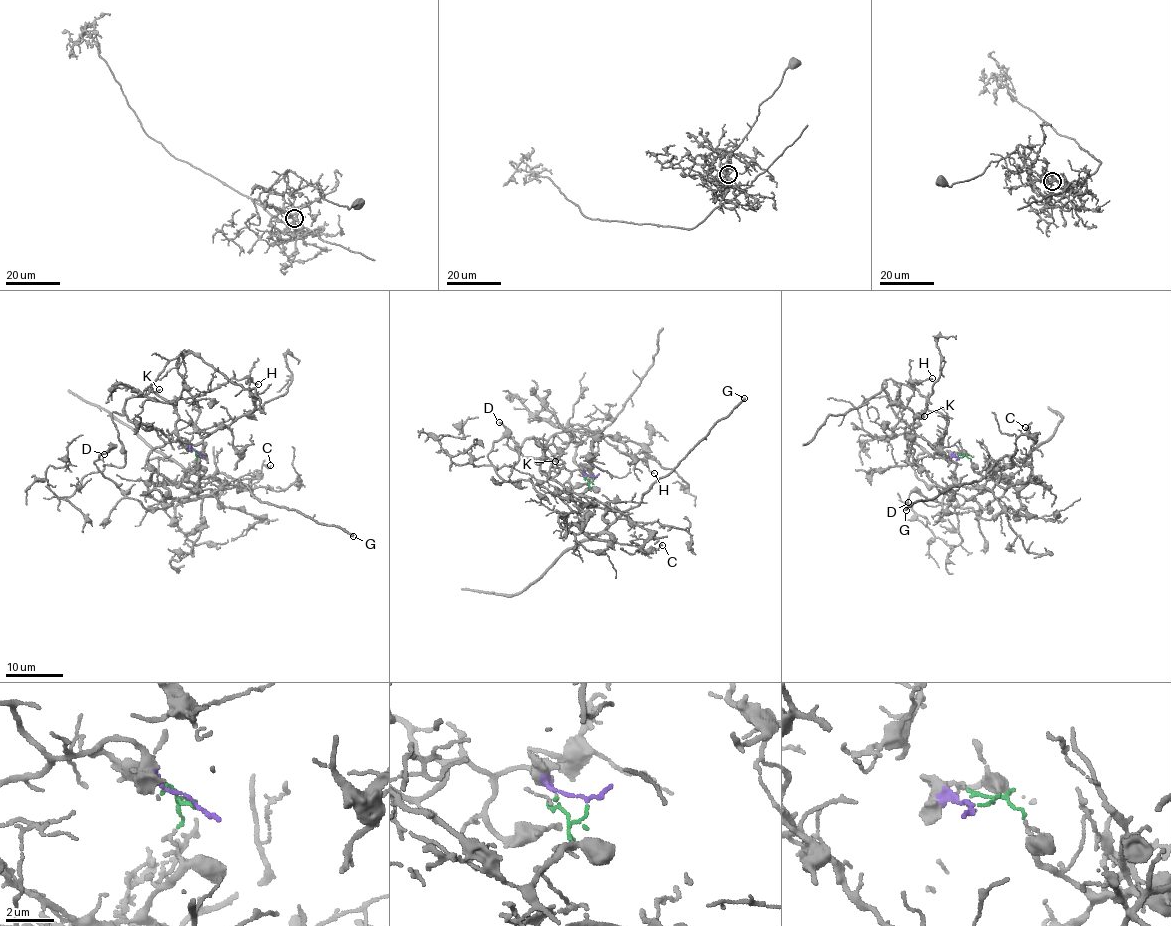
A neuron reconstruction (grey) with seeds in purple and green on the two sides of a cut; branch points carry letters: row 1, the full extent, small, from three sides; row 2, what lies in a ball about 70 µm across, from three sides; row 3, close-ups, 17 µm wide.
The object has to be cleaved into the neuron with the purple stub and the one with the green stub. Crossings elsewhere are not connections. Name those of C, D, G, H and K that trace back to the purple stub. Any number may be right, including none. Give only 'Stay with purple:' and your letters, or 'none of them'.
Stay with purple: D, H, K

